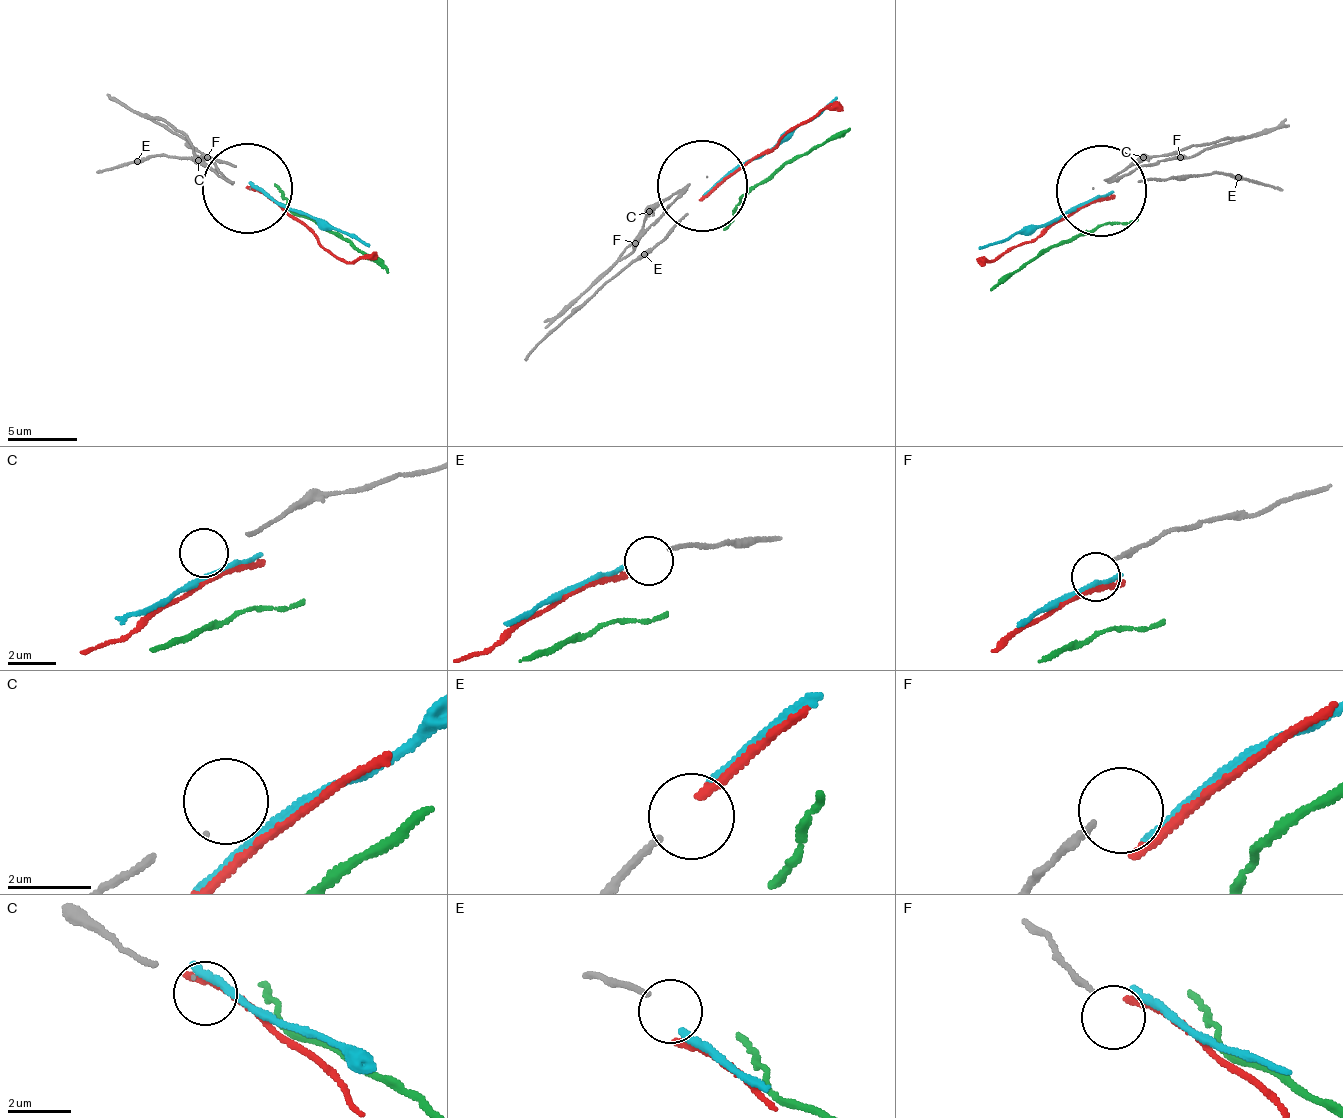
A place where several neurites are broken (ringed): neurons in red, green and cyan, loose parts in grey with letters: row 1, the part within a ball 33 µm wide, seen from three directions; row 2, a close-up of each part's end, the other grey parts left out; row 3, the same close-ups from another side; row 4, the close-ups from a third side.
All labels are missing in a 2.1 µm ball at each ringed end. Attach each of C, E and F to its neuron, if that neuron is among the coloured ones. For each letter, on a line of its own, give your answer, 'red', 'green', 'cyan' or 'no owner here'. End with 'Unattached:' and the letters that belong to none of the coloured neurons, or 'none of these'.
C: no owner here
E: no owner here
F: no owner here
Unattached: C, E, F

